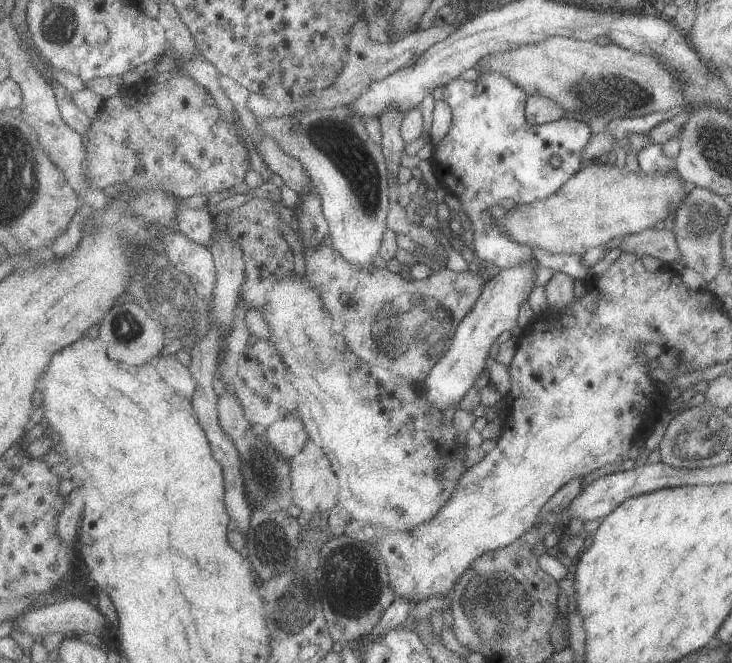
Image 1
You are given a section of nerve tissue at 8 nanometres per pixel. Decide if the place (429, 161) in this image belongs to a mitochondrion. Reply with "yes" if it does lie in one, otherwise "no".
no

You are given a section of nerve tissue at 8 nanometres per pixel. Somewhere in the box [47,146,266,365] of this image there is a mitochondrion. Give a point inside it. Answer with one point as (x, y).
(156, 283)

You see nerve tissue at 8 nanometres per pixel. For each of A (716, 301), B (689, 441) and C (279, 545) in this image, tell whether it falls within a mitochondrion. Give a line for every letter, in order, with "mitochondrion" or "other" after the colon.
A: other
B: mitochondrion
C: mitochondrion

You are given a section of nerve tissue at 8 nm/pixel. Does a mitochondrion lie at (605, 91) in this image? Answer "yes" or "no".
yes

